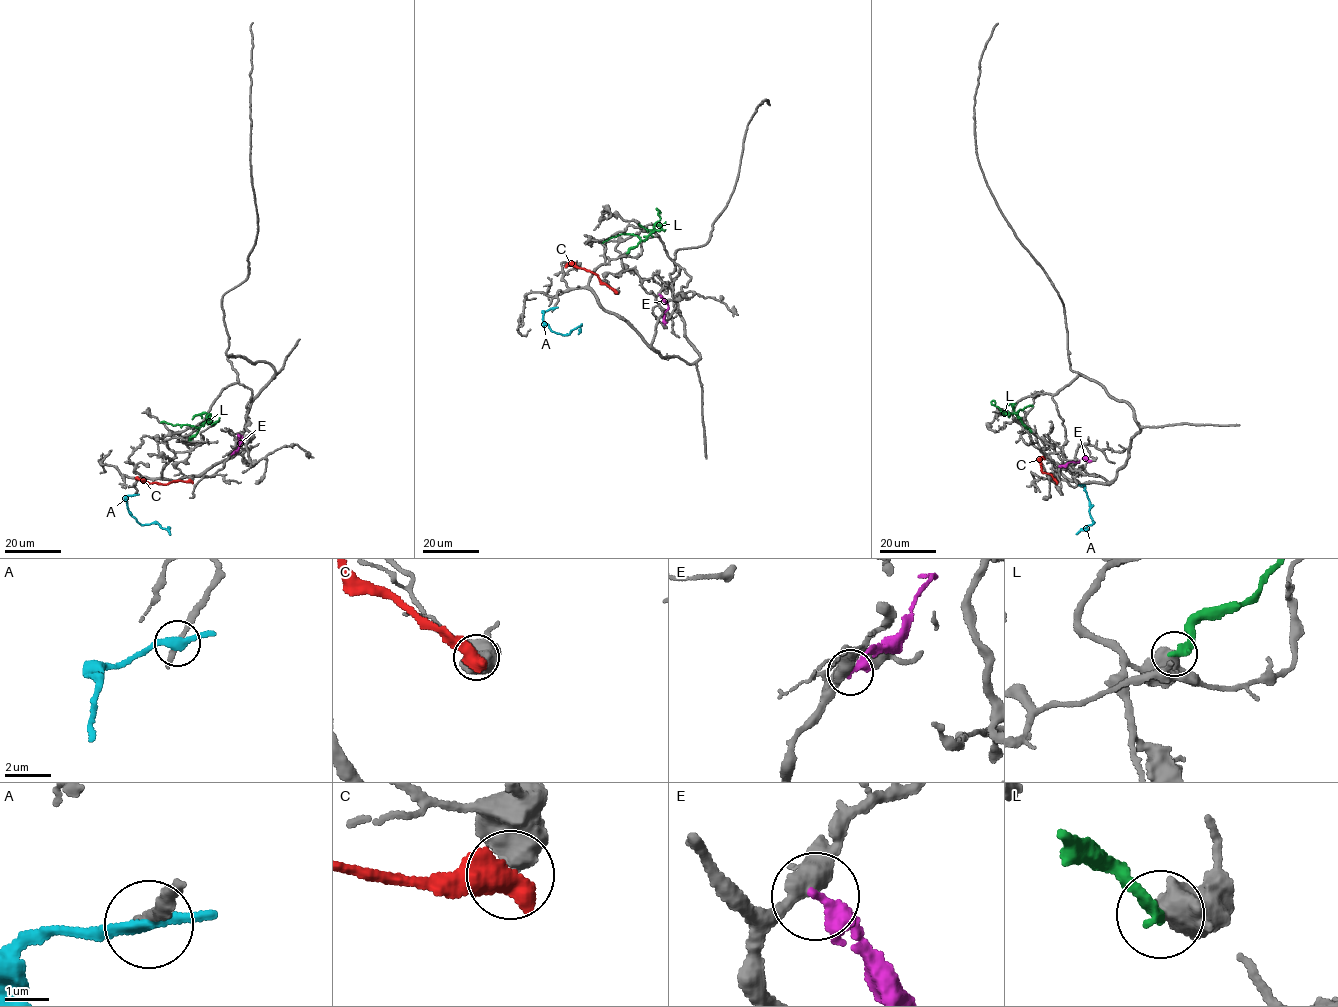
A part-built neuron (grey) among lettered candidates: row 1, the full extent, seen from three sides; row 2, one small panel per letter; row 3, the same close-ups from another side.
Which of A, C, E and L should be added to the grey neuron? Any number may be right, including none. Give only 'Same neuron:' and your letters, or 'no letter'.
Same neuron: no letter

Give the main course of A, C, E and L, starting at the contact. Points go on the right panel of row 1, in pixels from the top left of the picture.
A: (1080, 485), (1084, 485), (1093, 524), (1081, 529), (1088, 529)
C: (1056, 480), (1052, 475), (1042, 471), (1041, 458), (1044, 459)
E: (1059, 466), (1082, 459), (1091, 461)
L: (1031, 431), (1020, 418), (1005, 413), (992, 401)

